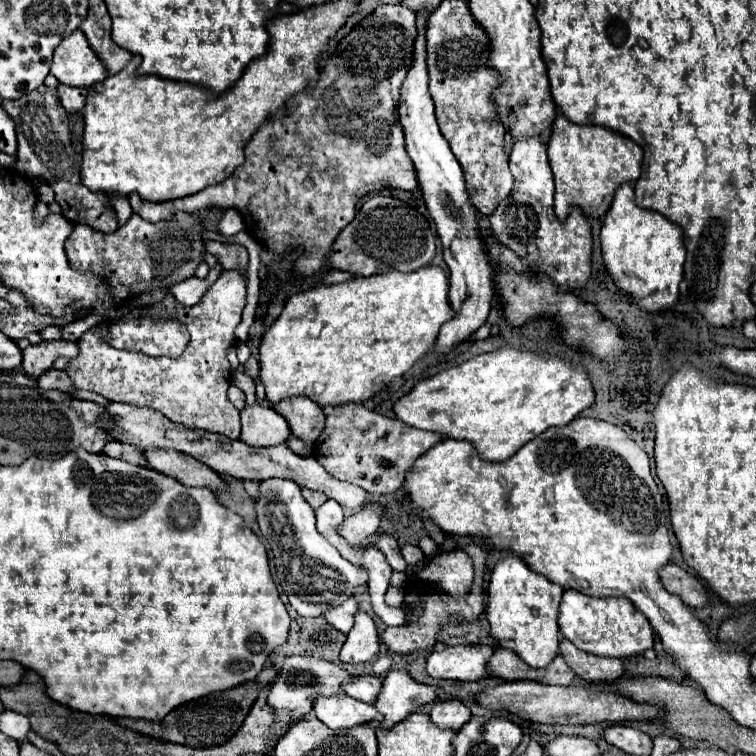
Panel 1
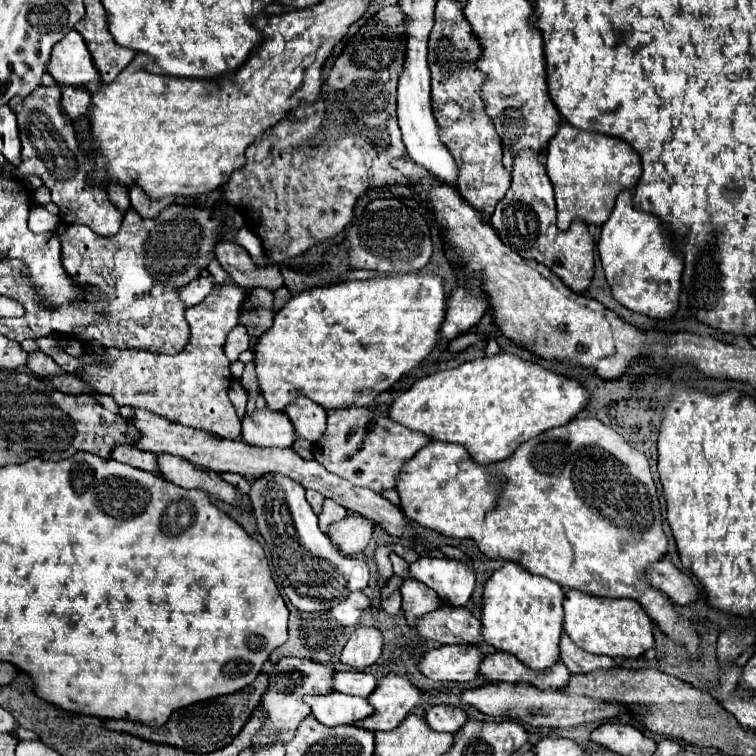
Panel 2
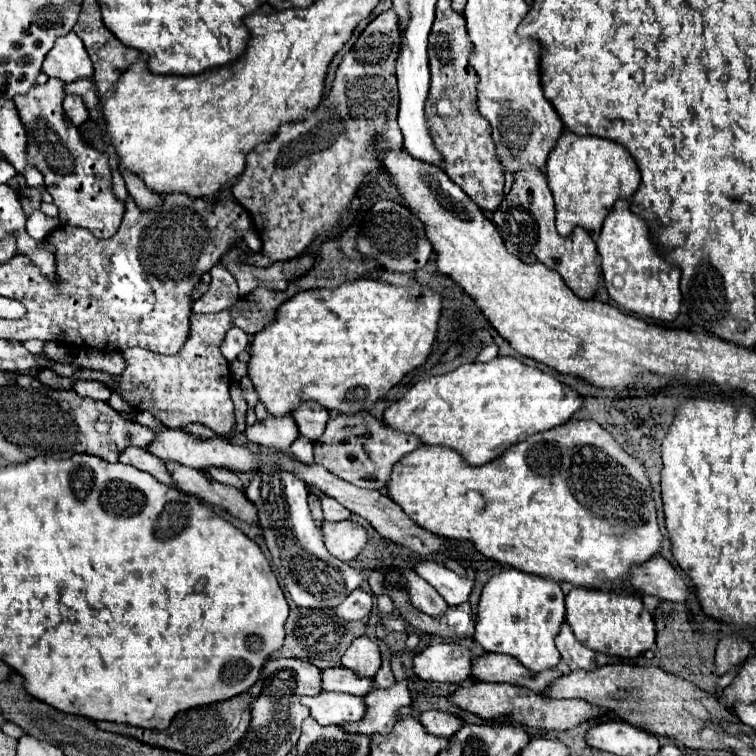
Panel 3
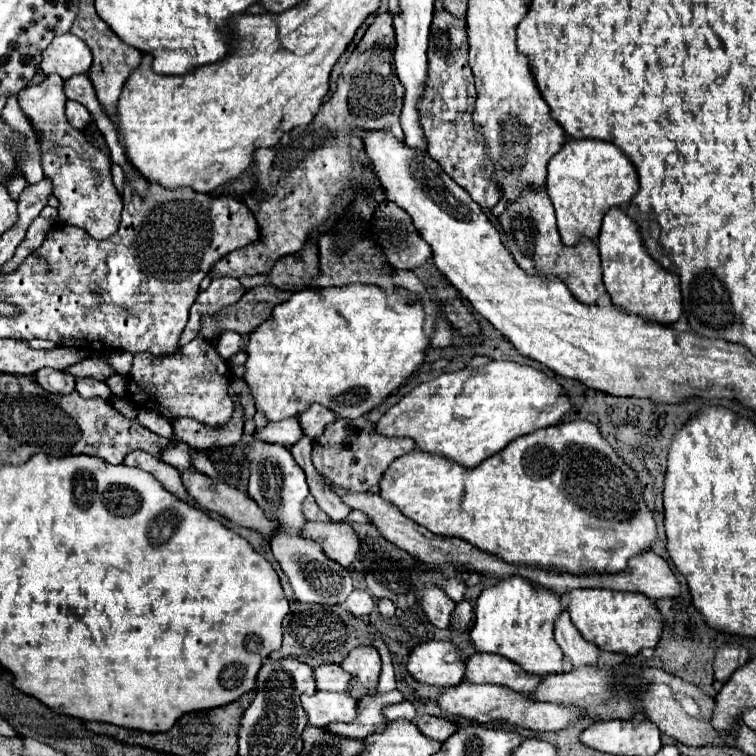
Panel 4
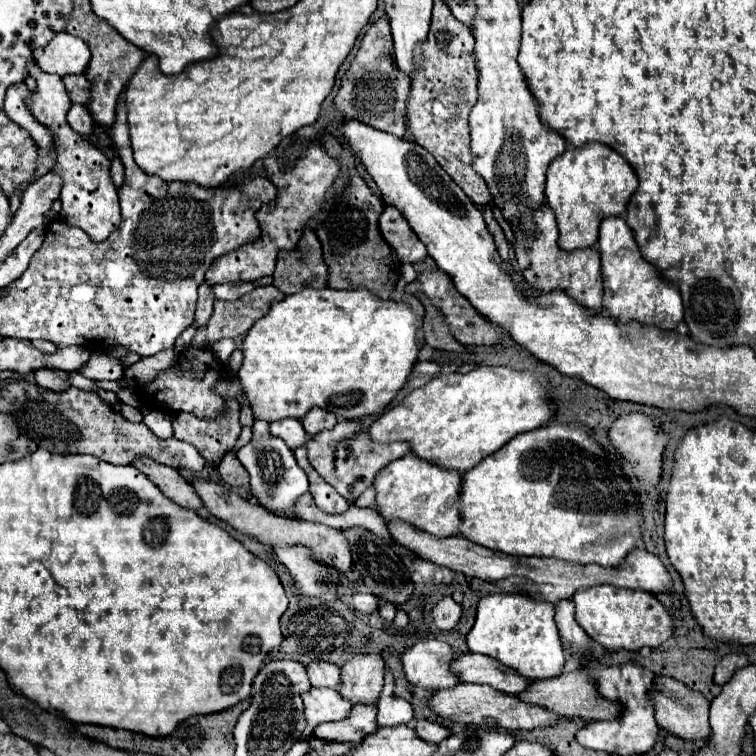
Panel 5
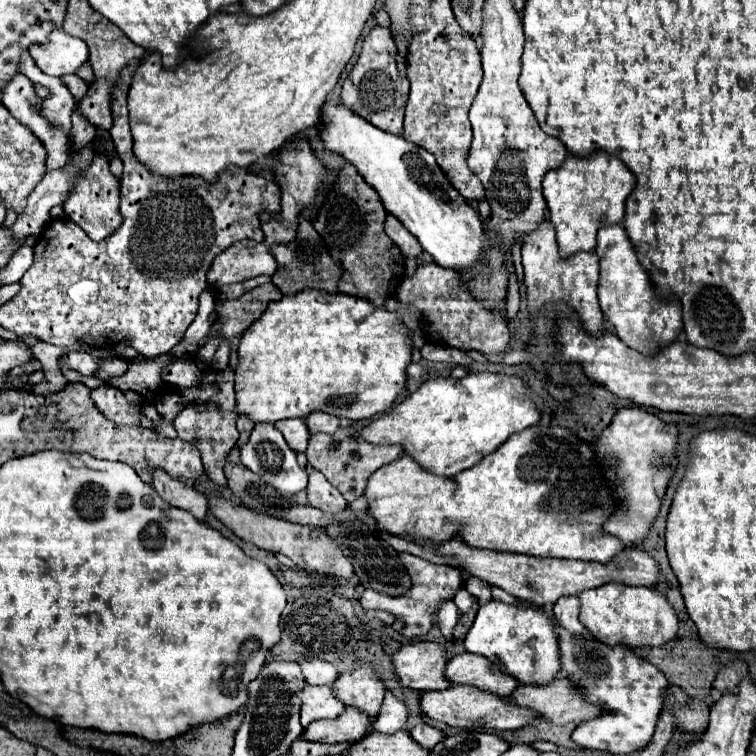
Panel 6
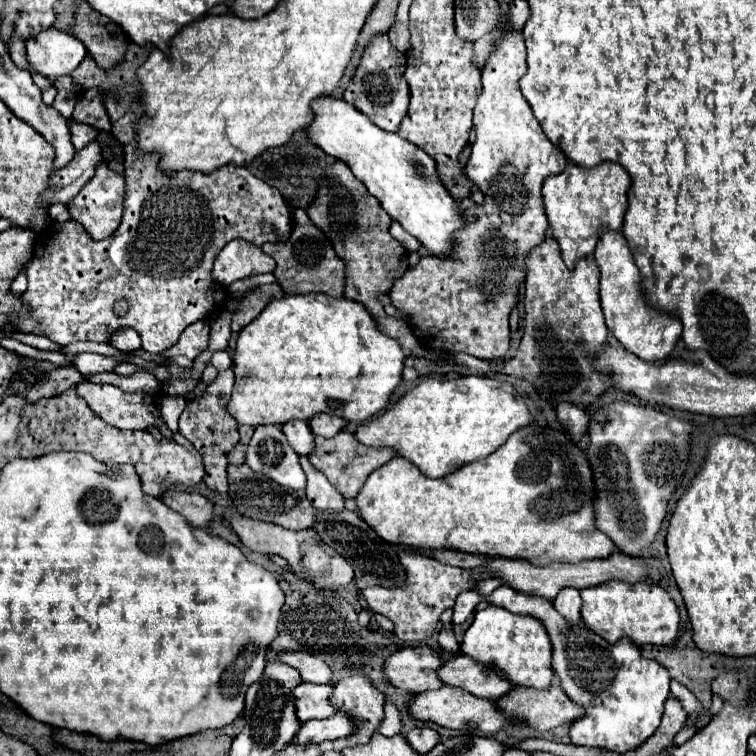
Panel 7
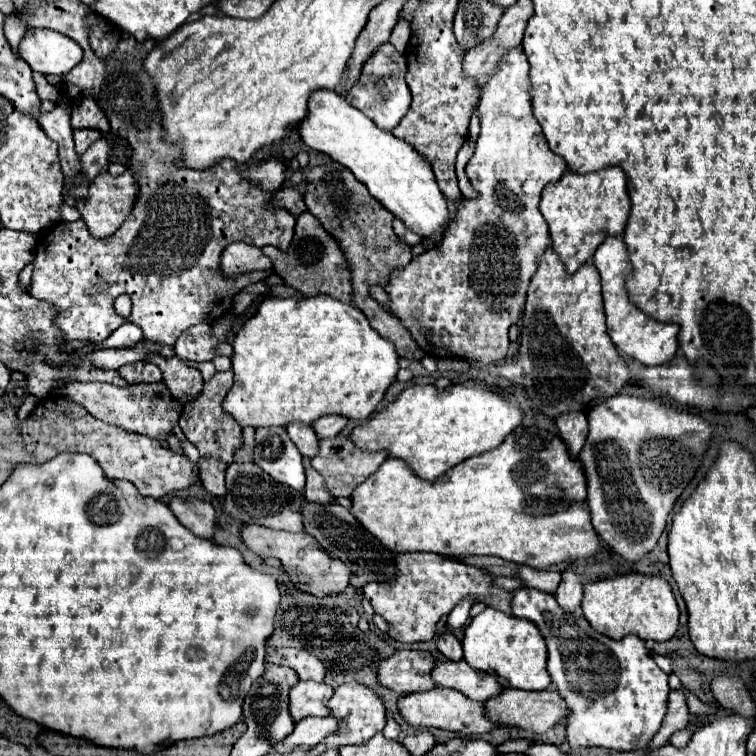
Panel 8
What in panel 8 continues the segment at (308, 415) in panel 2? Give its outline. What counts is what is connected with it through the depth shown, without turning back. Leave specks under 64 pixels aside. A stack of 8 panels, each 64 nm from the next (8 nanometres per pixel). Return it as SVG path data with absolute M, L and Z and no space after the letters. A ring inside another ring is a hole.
M322 416L312 424L312 428L318 434L318 438L332 438L344 430L346 422L348 420L344 416Z

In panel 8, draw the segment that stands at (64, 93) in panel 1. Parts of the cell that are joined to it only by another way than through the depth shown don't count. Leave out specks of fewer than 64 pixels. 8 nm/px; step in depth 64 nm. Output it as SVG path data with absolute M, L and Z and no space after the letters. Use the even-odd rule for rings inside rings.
M84 128L84 130L76 130L76 132L74 132L76 152L78 152L78 154L84 154L84 152L88 150L88 146L94 144L100 136L102 136L102 134L100 134L98 130L88 130L88 128Z

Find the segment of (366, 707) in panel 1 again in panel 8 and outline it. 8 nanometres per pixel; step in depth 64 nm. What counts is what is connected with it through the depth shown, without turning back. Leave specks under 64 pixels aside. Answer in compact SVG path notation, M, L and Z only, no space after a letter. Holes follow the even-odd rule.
M298 680L292 688L290 688L290 714L292 720L298 722L306 716L328 716L330 710L326 708L326 700L332 698L332 688L324 682L312 682L312 680Z

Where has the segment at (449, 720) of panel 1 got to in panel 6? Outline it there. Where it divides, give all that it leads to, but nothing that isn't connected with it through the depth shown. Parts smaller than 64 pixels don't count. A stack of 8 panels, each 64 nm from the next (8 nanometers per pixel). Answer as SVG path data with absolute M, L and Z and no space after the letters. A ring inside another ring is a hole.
M428 724L414 726L414 730L410 730L410 736L412 736L412 740L416 744L420 744L422 748L428 748L428 750L432 750L444 738L444 734L440 730L436 730L436 728L428 726Z

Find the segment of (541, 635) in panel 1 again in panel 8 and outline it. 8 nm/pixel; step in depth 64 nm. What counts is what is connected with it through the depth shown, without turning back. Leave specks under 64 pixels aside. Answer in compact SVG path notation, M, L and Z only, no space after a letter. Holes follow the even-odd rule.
M486 608L476 618L472 618L470 626L464 632L462 648L464 660L474 670L496 676L504 688L546 690L550 686L550 676L546 672L546 642L540 636L540 630L528 620Z

